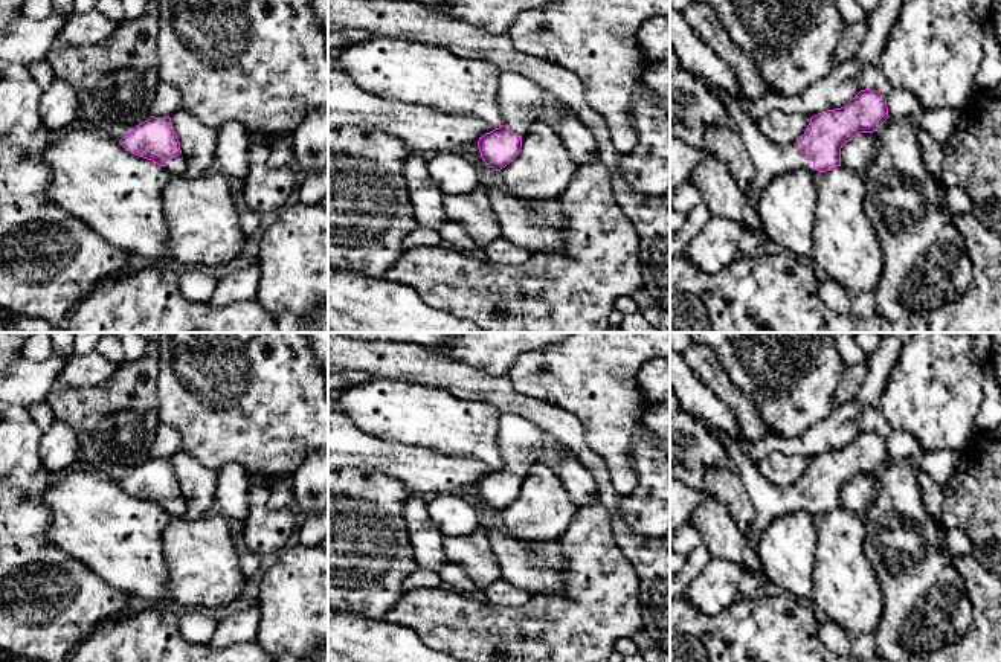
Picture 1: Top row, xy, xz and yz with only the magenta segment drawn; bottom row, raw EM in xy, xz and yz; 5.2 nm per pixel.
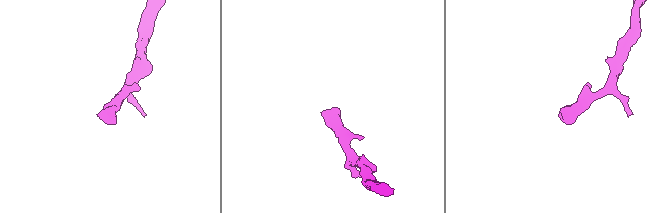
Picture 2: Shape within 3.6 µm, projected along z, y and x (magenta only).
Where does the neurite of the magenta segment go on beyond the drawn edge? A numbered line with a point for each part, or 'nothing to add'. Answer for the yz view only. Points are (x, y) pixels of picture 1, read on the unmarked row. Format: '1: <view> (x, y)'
1: yz (769, 501)

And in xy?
1: xy (179, 507)

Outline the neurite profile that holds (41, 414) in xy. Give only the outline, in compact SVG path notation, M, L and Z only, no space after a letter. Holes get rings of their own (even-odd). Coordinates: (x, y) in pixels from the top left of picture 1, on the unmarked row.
M47 401L29 407L29 413L38 429L44 433L55 421L55 413Z

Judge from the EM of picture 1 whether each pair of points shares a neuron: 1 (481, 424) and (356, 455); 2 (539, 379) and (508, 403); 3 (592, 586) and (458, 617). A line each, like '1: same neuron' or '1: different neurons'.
1: different neurons
2: different neurons
3: same neuron

